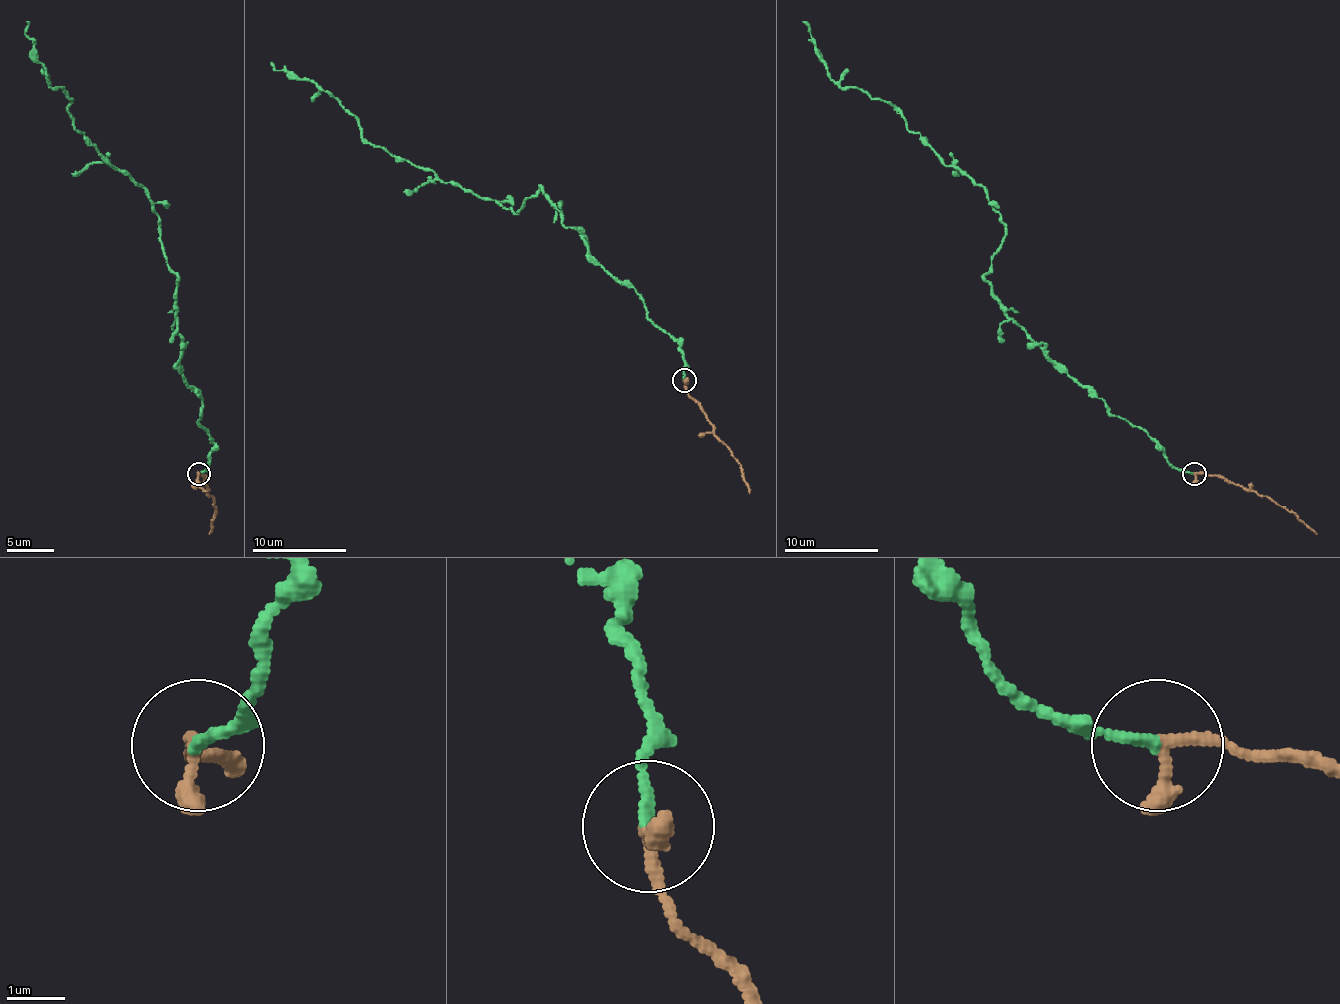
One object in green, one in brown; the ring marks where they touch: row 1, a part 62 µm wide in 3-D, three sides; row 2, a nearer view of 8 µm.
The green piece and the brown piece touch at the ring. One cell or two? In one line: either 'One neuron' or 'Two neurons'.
One neuron

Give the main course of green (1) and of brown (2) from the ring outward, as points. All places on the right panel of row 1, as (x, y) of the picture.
1: (1195, 474), (1175, 469), (1007, 314), (985, 279), (1006, 234), (986, 189), (896, 109), (829, 76), (803, 22)
2: (1195, 474), (1215, 474), (1277, 502), (1317, 533)

